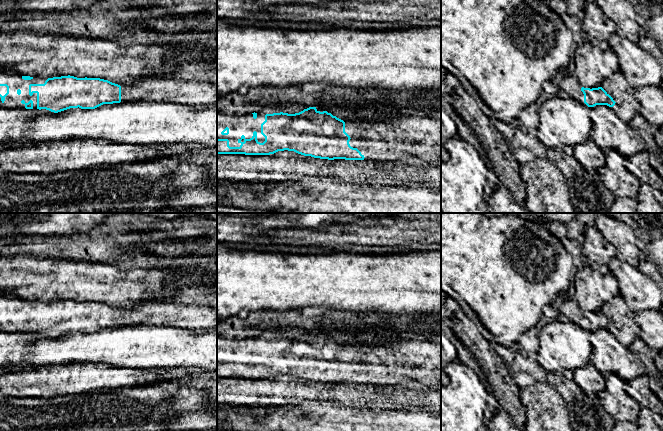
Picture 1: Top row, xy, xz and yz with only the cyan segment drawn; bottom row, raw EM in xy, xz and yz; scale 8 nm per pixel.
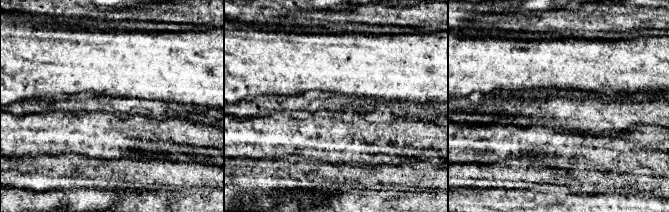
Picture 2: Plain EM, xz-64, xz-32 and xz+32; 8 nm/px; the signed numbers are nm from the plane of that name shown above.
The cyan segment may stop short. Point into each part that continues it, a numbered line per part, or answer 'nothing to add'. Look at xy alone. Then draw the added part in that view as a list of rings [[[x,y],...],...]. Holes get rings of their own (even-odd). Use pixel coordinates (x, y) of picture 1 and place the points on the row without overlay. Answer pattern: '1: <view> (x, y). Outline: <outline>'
1: xy (13, 304). Outline: [[[0,295],[0,308],[9,310],[9,318],[5,321],[4,326],[0,321],[0,332],[25,332],[25,328],[32,324],[33,333],[37,333],[37,317],[30,320],[29,309],[44,308],[46,304],[43,301],[24,304],[20,298]]]
2: xy (149, 313). Outline: [[[143,302],[130,309],[121,308],[121,326],[172,326],[188,329],[217,328],[217,308],[210,306],[183,305],[170,302]]]

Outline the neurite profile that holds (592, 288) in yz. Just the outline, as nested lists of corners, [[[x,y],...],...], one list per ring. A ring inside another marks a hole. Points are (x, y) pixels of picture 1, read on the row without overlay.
[[[588,263],[578,269],[575,276],[575,300],[582,311],[601,311],[609,299],[619,295],[618,281],[611,272],[603,274]]]

